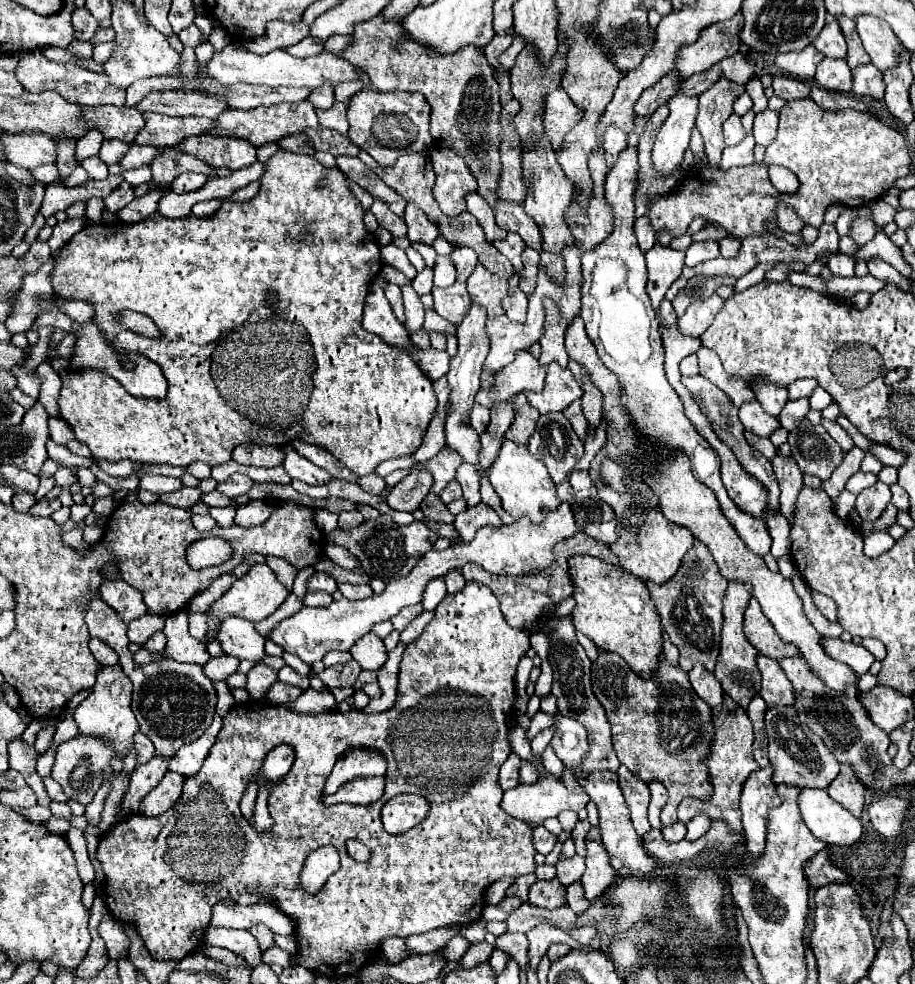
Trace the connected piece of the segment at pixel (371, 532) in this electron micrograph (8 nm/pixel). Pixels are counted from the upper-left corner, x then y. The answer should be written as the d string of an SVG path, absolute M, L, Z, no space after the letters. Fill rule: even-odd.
M390 516L366 520L358 528L352 528L350 532L336 528L330 534L330 538L332 538L332 544L348 548L360 560L366 574L370 574L372 578L380 578L386 584L392 582L392 578L398 580L406 574L410 574L410 570L418 564L420 556L424 556L428 550L432 550L434 542L438 540L438 536L432 530L428 530L428 526L424 522L414 520L408 526L400 526Z

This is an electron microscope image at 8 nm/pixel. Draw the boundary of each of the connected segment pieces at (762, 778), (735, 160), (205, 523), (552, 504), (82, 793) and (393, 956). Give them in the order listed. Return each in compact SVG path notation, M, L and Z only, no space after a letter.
M772 766L760 768L748 776L740 794L740 812L746 834L746 848L752 858L764 852L768 812L780 806L780 796L772 782Z
M748 132L738 146L724 148L720 168L722 168L722 170L728 170L728 168L732 168L732 166L752 164L752 162L754 162L754 158L752 158L752 148L754 148L754 144L756 144L756 142L754 142L754 136L752 136L752 132Z
M192 514L191 516L193 526L201 532L211 531L217 526L216 521L209 515Z
M504 440L498 458L494 460L494 464L488 470L488 478L494 486L494 490L498 492L500 500L502 500L502 508L510 514L510 516L528 516L534 524L542 520L542 512L544 510L554 510L560 500L554 494L556 484L548 478L546 466L536 460L526 446L516 444L512 440Z
M78 734L78 736L74 736L74 738L70 738L58 746L56 762L52 768L52 778L58 784L62 784L64 792L70 800L78 800L82 804L88 804L102 784L102 770L106 766L110 766L114 756L116 756L116 752L102 738Z
M386 938L386 940L382 942L382 952L384 952L386 958L392 960L392 962L400 962L400 960L404 960L404 958L408 956L406 944L404 944L402 938Z

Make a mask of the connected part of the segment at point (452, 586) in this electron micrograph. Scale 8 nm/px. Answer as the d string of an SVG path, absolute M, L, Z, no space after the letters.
M450 570L446 576L444 576L444 582L446 582L446 588L448 588L448 594L456 594L464 588L466 580L462 578L460 570Z

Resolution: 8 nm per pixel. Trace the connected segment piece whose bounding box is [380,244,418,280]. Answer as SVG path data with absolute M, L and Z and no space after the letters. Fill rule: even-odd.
M394 244L382 246L380 250L382 250L382 260L384 260L384 262L388 262L388 264L394 266L394 268L398 268L402 274L406 274L408 280L414 280L414 278L416 278L418 272L416 272L414 266L408 262L404 250L400 250L400 248L394 246Z

